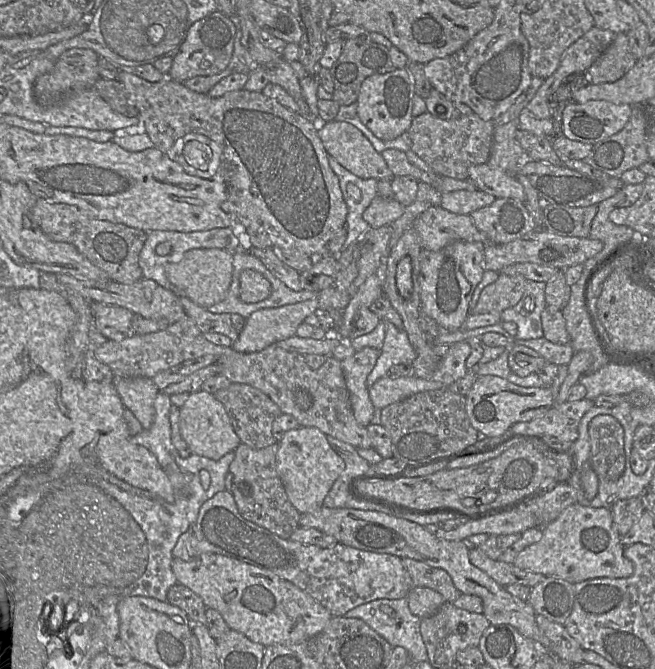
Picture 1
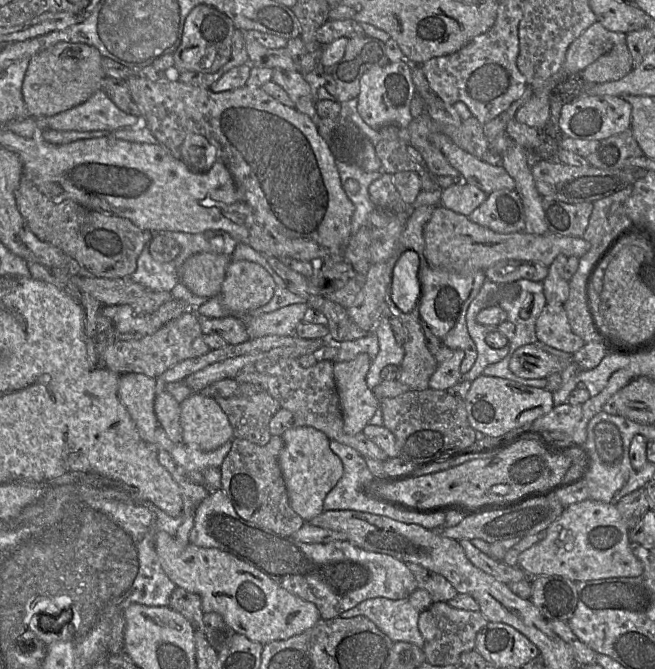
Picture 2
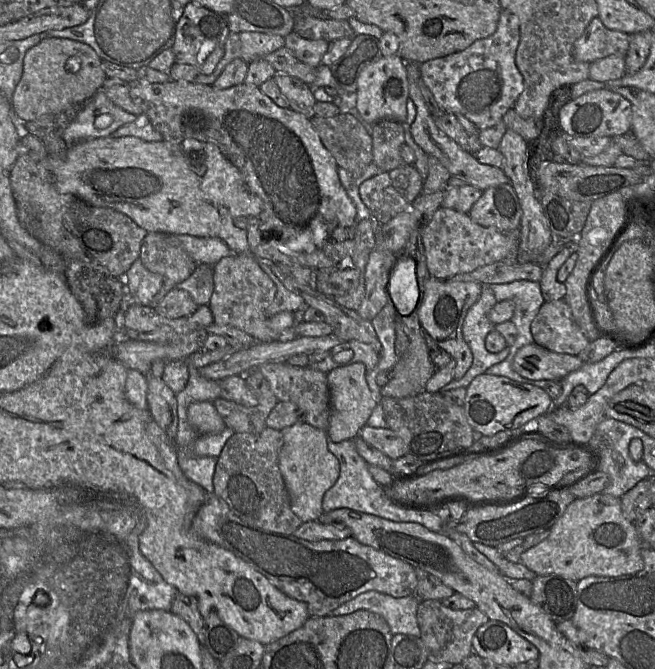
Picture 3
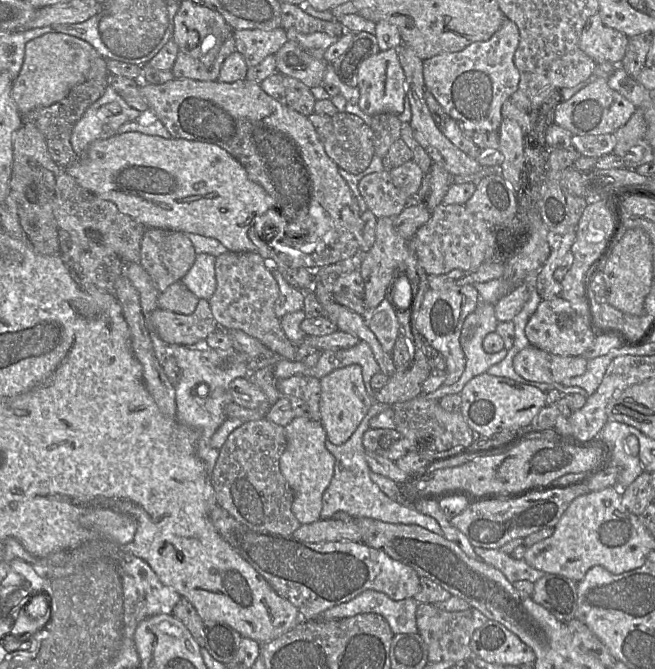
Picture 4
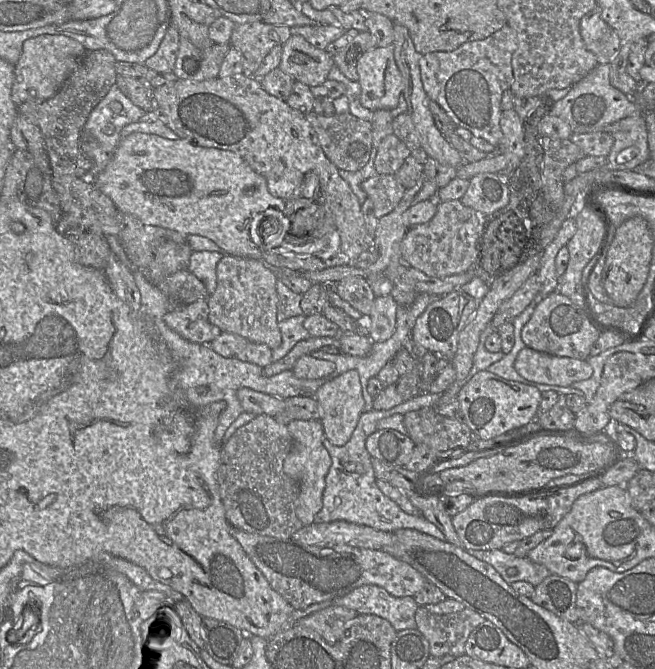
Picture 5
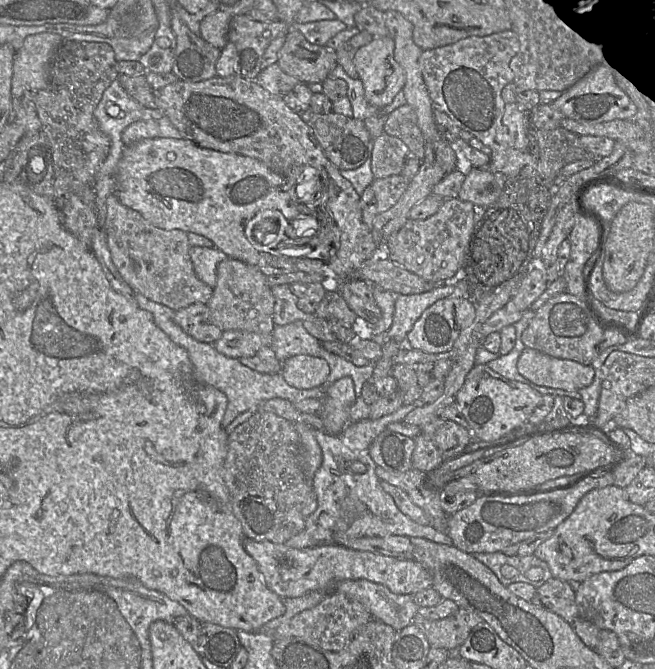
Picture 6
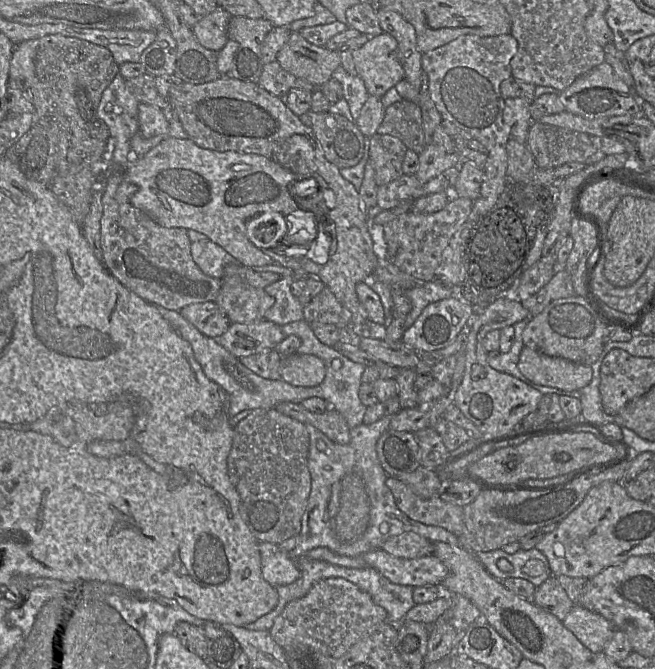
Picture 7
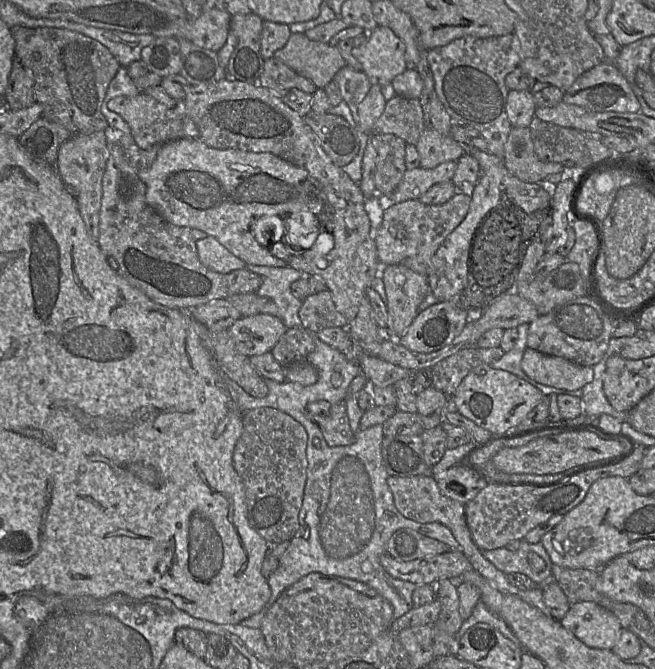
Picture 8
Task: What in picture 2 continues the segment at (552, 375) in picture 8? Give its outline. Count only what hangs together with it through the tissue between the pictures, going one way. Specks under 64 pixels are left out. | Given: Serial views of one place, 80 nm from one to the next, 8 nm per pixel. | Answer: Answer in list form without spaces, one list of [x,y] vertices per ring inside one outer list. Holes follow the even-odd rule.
[[[531,343],[515,350],[509,369],[524,379],[540,379],[552,373],[561,373],[571,362],[573,355],[572,359],[560,359]]]

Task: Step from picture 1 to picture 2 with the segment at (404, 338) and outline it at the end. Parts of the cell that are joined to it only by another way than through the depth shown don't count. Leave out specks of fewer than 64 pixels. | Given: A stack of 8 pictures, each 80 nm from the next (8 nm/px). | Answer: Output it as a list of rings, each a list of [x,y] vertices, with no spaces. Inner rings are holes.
[[[382,316],[374,328],[379,341],[379,353],[372,361],[366,376],[369,389],[373,390],[383,380],[381,370],[387,365],[400,365],[403,361],[404,346],[397,343],[389,320]]]

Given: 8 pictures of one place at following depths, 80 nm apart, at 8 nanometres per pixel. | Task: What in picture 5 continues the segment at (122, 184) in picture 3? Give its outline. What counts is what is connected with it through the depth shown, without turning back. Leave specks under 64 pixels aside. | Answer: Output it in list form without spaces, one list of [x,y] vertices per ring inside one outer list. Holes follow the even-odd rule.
[[[140,132],[132,133],[129,136],[122,138],[110,162],[100,173],[98,173],[95,177],[92,177],[91,180],[102,193],[104,193],[113,201],[113,203],[121,214],[129,214],[135,216],[144,224],[171,229],[183,235],[195,234],[209,238],[214,241],[227,255],[251,258],[256,260],[262,260],[262,251],[252,242],[250,238],[250,227],[253,226],[253,221],[255,221],[256,218],[258,219],[262,217],[263,213],[267,209],[275,208],[276,211],[283,213],[285,217],[290,221],[289,233],[293,234],[292,229],[294,228],[295,213],[301,212],[302,206],[310,208],[303,211],[302,213],[311,214],[317,213],[317,211],[321,208],[319,180],[317,192],[311,199],[306,199],[302,195],[300,195],[299,198],[294,198],[295,200],[278,198],[273,196],[269,192],[266,179],[259,173],[255,172],[240,156],[238,156],[232,151],[217,148],[201,147],[184,139],[170,140],[155,134],[147,134]]]

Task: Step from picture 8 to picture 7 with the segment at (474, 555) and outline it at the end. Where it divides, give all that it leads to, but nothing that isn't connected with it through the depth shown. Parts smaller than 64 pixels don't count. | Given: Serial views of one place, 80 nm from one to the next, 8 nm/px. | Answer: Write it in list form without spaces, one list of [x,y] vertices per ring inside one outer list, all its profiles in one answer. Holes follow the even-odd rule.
[[[388,476],[386,485],[398,509],[412,520],[438,526],[459,537],[464,531],[463,507],[443,501],[439,495],[429,499],[417,496],[398,478]]]

